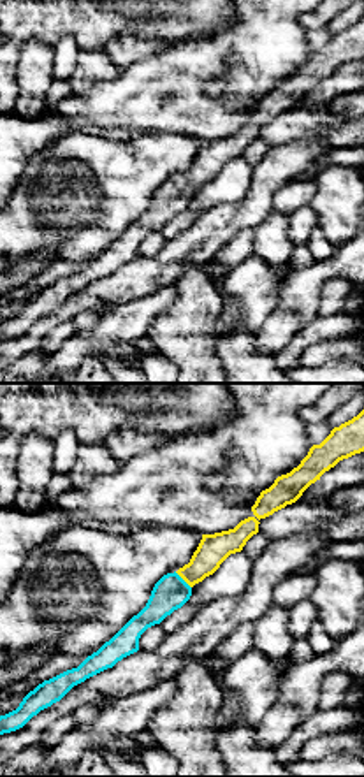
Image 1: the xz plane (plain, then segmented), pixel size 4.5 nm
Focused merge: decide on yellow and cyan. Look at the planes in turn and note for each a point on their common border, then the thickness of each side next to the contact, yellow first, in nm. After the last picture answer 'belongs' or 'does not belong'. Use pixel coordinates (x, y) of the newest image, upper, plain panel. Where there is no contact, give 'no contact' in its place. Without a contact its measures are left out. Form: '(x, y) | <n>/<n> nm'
(183, 185) | 140/160 nm

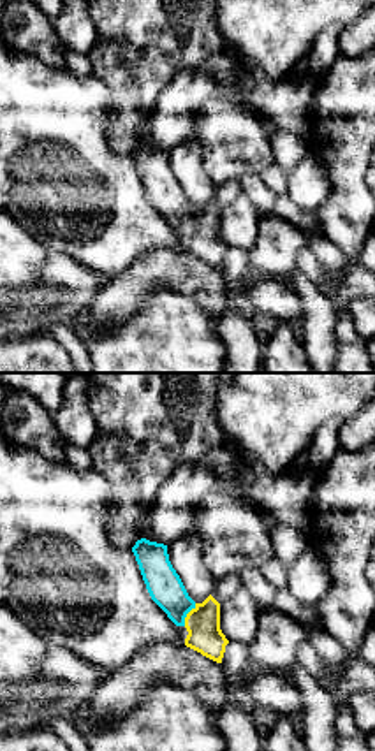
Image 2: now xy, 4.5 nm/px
(187, 220) | 160/160 nm

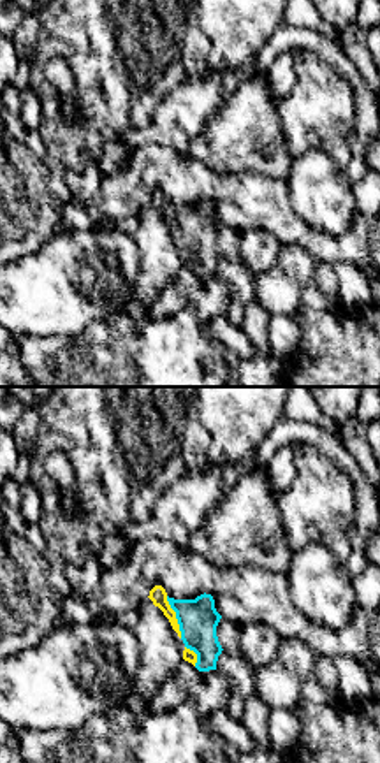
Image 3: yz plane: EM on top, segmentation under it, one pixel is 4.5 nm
(175, 224) | 80/180 nm

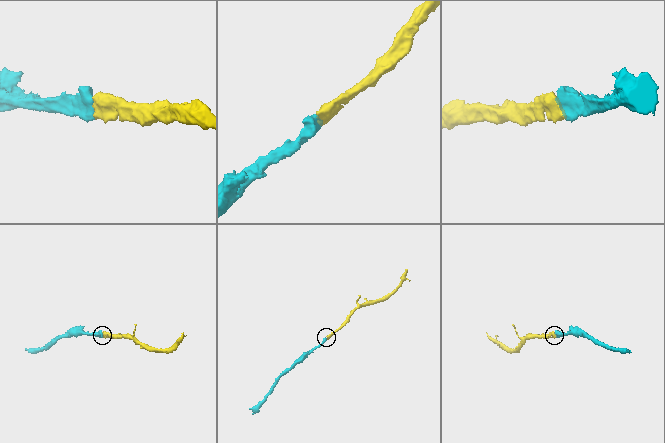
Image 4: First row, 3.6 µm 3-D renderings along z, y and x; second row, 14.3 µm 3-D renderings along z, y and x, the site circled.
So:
belongs

